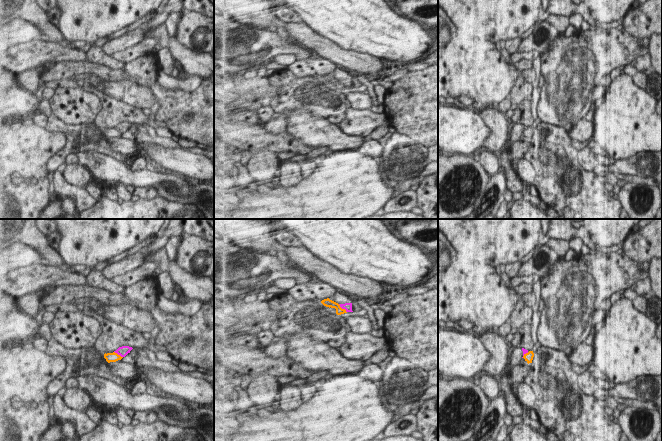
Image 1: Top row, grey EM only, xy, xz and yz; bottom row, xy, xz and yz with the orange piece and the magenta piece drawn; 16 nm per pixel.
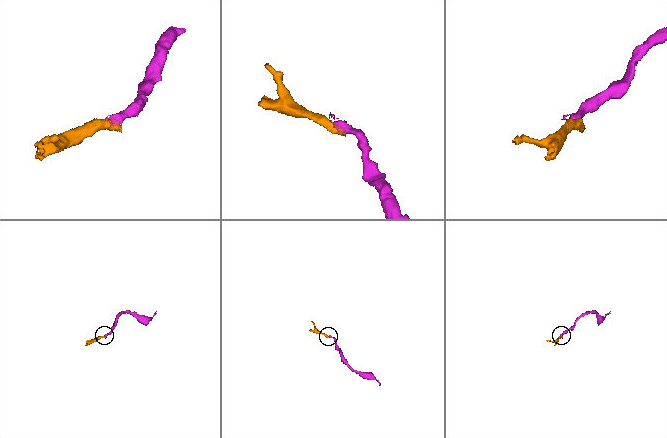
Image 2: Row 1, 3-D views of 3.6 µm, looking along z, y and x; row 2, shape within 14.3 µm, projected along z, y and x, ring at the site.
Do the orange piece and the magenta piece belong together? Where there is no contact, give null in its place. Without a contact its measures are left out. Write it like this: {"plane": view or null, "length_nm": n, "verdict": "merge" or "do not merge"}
{"plane": "xz", "length_nm": 200, "verdict": "do not merge"}

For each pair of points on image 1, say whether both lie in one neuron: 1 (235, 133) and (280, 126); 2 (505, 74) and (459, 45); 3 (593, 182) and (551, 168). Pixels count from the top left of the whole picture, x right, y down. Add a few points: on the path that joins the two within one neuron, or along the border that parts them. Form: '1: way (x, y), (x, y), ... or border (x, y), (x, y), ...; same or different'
1: border (265, 127), (269, 132), (273, 133), (286, 131); different
2: way (494, 74), (490, 74), (470, 54); same
3: way (580, 197), (566, 199), (552, 183); same

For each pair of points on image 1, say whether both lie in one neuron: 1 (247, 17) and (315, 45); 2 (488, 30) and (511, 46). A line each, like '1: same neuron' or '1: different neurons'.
1: same neuron
2: different neurons

